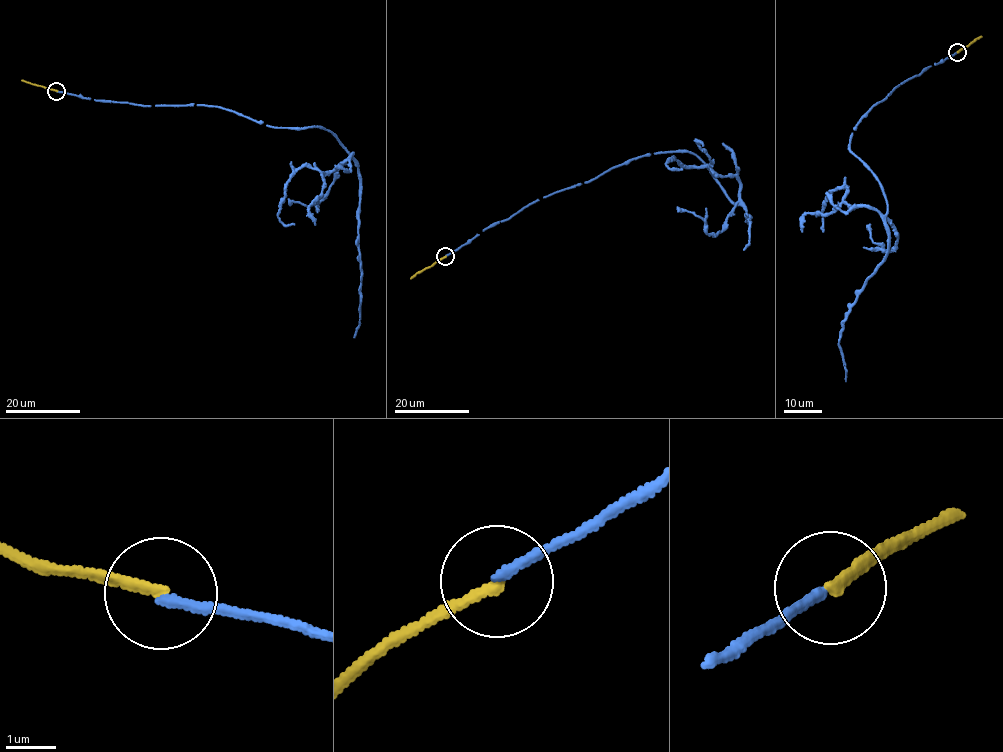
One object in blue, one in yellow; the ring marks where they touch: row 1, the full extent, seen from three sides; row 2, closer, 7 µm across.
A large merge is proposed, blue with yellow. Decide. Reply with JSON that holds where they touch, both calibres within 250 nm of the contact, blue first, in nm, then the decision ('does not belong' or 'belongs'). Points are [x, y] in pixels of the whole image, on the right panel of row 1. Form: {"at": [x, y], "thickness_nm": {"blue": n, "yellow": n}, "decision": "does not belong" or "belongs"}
{"at": [957, 52], "thickness_nm": {"blue": 200, "yellow": 200}, "decision": "does not belong"}

